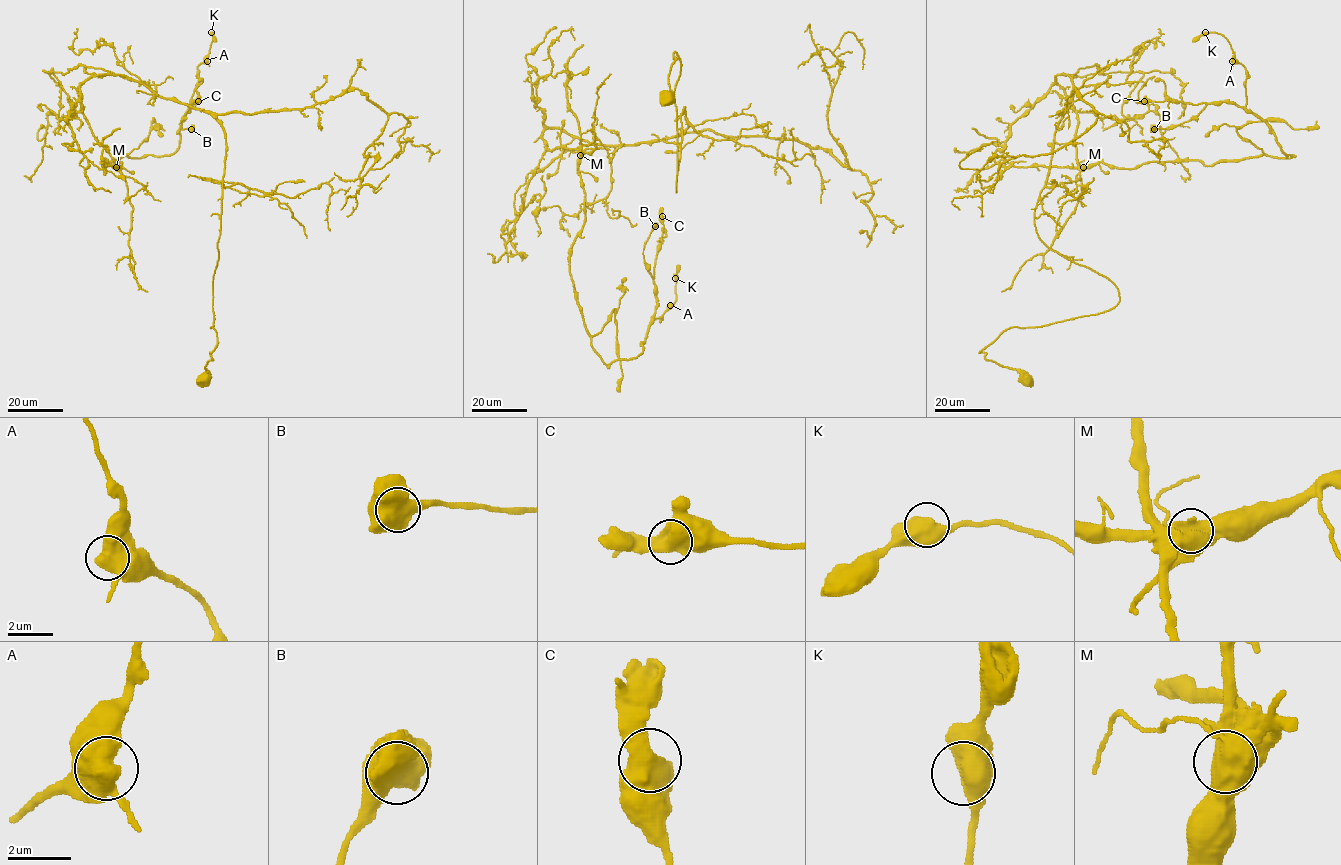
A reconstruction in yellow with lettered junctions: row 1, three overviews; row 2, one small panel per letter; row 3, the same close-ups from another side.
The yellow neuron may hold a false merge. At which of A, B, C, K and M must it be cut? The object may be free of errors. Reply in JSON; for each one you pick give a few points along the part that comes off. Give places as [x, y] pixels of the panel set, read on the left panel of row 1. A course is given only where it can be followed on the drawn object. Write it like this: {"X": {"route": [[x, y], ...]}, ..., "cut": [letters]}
{"M": {"route": [[116, 167], [121, 163], [106, 161], [171, 155], [179, 146], [212, 32], [214, 41]]}, "cut": ["M"]}

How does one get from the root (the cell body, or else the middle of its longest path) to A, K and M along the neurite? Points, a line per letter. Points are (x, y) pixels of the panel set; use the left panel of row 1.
A: (202, 378), (217, 345), (223, 128), (122, 75), (78, 90), (121, 168), (106, 161), (176, 150), (207, 61)
K: (202, 378), (217, 345), (223, 128), (122, 75), (78, 90), (121, 168), (109, 165), (171, 155), (211, 32)
M: (202, 378), (217, 345), (223, 128), (122, 75), (89, 77), (78, 90), (81, 110), (116, 167)

